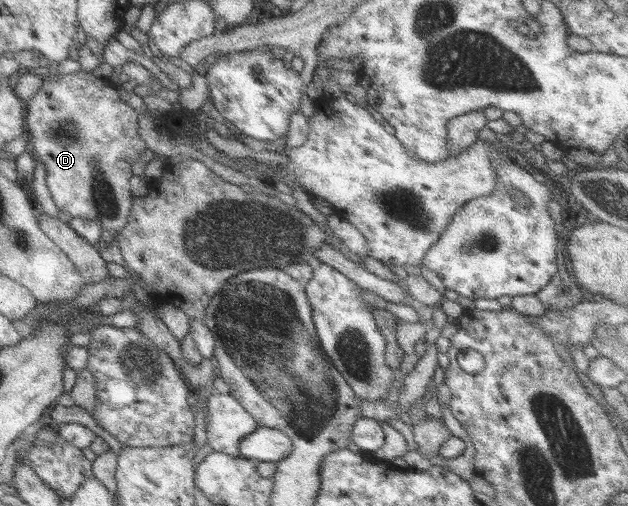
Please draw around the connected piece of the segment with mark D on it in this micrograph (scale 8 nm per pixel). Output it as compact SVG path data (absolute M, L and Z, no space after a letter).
M78 71L56 75L41 83L36 95L23 104L24 135L28 138L26 150L32 152L34 162L40 161L44 165L45 185L56 208L66 212L70 218L95 220L101 230L114 234L126 224L134 196L128 189L131 164L146 150L146 146L136 131L139 113L126 106L114 88L104 86L104 81L91 73Z

